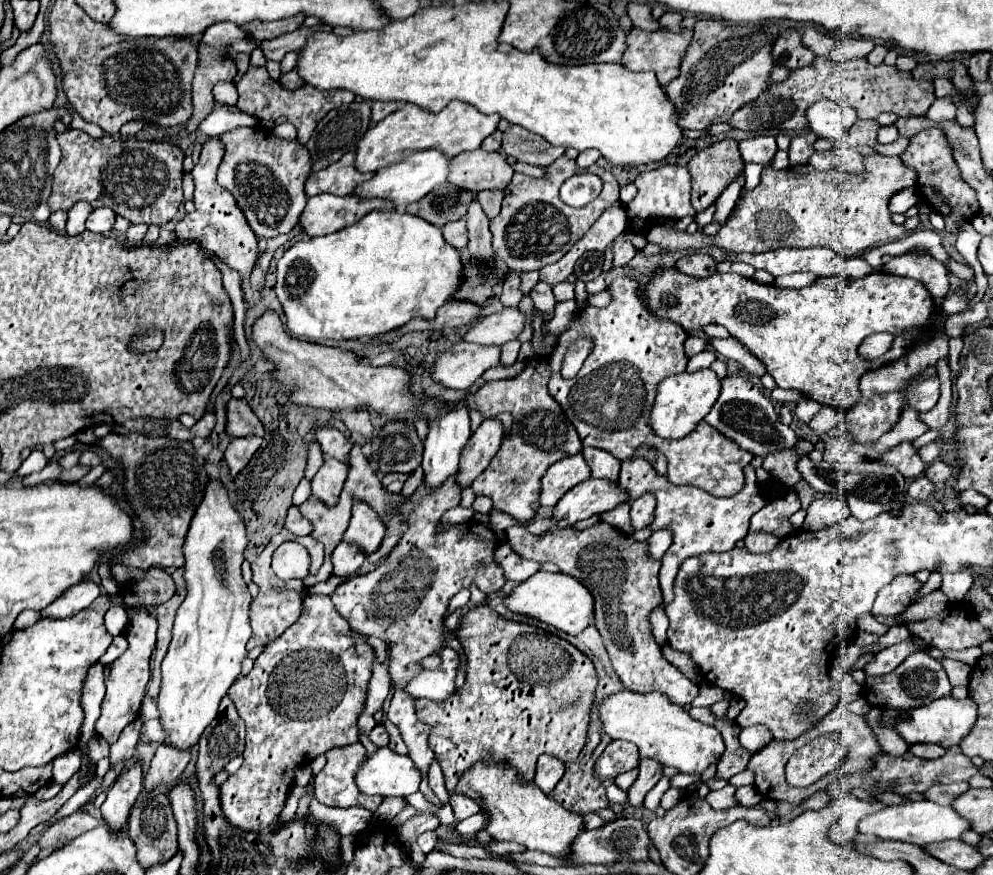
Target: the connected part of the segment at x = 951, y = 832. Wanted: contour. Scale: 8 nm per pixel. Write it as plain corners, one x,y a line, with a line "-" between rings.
909,800
903,804
891,804
885,806
881,812
865,816
859,826
859,834
911,834
911,836
879,836
879,838
897,838
901,842
911,842
917,846
941,842
941,840
953,840
959,838
963,832
969,830
967,822
959,818
959,814
951,806
939,806
929,800

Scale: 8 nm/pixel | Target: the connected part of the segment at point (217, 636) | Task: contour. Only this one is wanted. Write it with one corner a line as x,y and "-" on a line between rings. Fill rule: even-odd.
211,480
205,492
205,498
201,500
201,506
197,506
197,514
193,516
193,522
185,540
183,552
185,552
187,598
177,610
177,618
173,626
173,640
161,664
163,684
157,696
157,706
161,714
159,720
165,730
163,742
167,746
175,746
179,750
191,750
199,742
203,730
215,718
221,698
227,694
229,686
237,680
243,658
247,658
245,644
251,636
251,626
249,626
251,594
241,576
245,546
247,546
247,536
245,536
245,526
243,526
241,516
231,506
225,486
217,480

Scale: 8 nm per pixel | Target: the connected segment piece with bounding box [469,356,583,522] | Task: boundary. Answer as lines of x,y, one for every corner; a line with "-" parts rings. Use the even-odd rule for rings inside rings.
535,356
525,362
525,370
519,376
487,382
479,388
477,394
469,396
469,406
475,406
477,410
509,412
513,416
513,428
503,438
499,452
487,470
475,478
471,488
477,496
489,496
495,510
507,512
519,522
529,522
535,516
539,508
541,476
545,470
567,456
579,454
583,448
575,426
567,420
565,412
547,390
550,376
547,360

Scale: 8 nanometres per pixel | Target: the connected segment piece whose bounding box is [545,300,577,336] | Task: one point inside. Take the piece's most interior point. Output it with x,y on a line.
564,312

